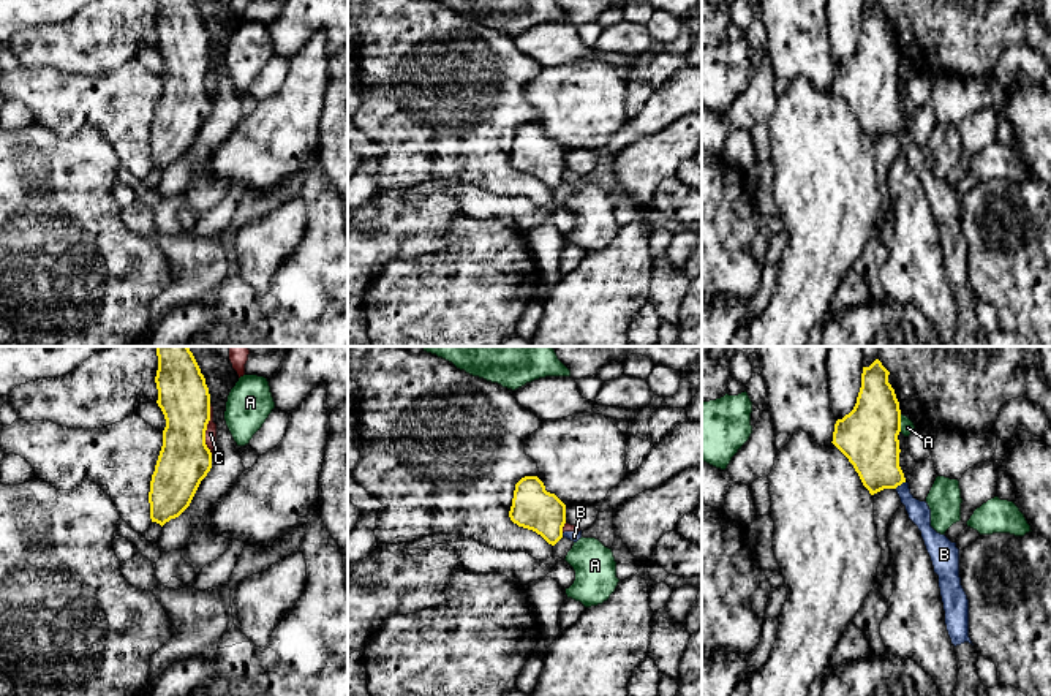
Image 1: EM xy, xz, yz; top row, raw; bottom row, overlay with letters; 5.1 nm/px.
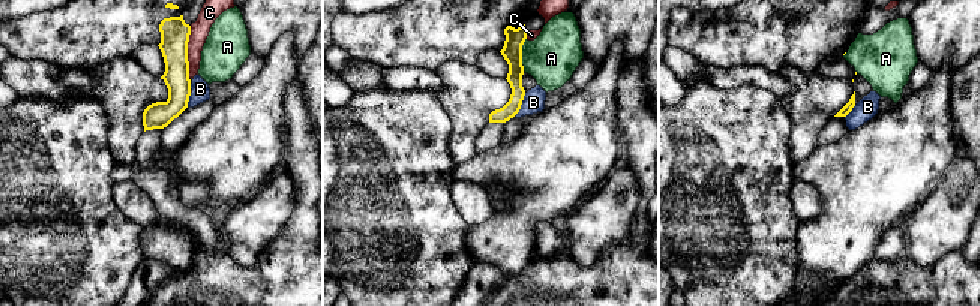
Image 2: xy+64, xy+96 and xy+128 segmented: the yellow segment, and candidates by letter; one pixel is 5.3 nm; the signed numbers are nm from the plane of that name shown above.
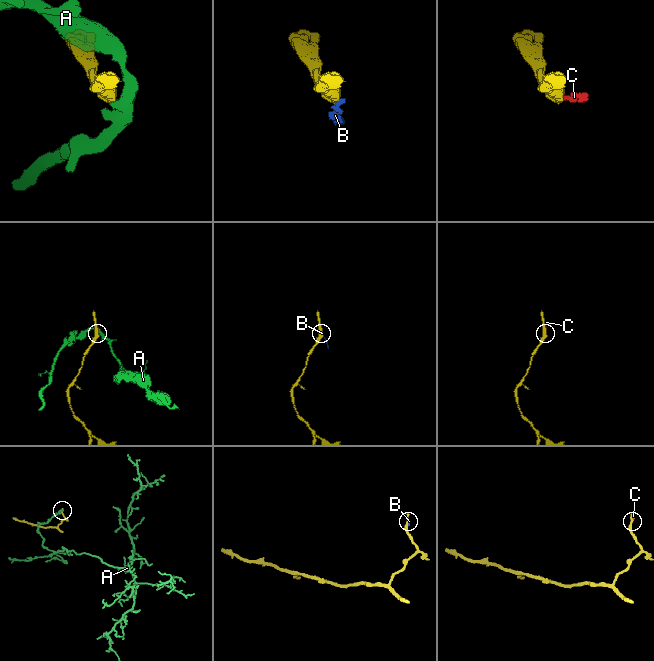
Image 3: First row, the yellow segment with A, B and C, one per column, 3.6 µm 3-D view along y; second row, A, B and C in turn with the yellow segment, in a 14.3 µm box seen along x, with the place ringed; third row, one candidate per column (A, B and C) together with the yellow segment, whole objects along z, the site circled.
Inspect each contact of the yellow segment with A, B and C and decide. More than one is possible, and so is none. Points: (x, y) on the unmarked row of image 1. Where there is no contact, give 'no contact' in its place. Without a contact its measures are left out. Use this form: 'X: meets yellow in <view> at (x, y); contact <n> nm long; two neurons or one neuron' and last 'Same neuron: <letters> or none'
A: meets yellow in yz at (900, 68); contact 90 nm long; two neurons
B: meets yellow in yz at (900, 130); contact 70 nm long; two neurons
C: meets yellow in xy at (206, 75); contact 260 nm long; two neurons
Same neuron: none

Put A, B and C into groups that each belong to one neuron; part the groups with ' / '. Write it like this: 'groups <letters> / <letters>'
groups A / B C

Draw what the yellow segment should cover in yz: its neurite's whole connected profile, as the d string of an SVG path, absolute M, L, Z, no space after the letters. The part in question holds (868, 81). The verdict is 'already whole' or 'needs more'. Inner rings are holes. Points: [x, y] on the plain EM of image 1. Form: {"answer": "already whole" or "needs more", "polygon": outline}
{"answer": "already whole", "polygon": "M879 5L869 13L863 13L857 49L849 60L836 66L831 87L853 111L871 141L883 134L896 134L906 128L899 112L901 55L895 35L888 28L888 21L890 17Z"}

